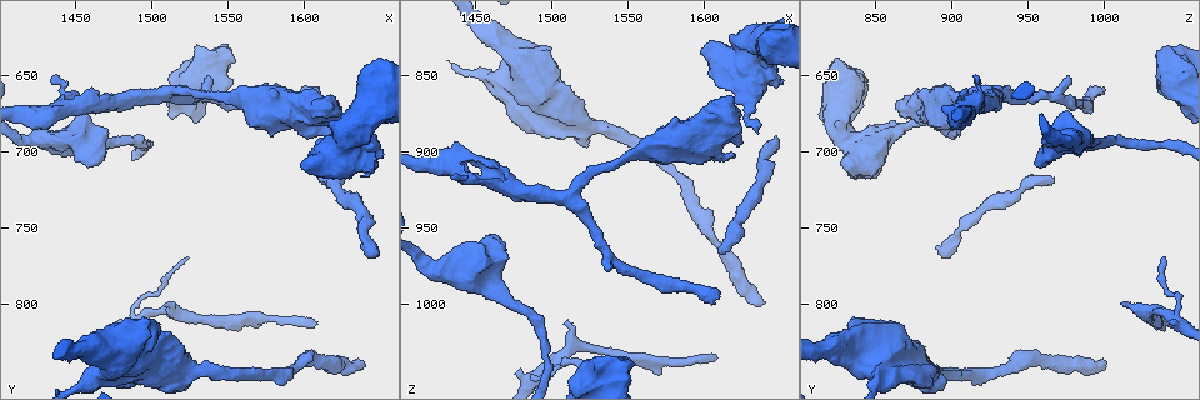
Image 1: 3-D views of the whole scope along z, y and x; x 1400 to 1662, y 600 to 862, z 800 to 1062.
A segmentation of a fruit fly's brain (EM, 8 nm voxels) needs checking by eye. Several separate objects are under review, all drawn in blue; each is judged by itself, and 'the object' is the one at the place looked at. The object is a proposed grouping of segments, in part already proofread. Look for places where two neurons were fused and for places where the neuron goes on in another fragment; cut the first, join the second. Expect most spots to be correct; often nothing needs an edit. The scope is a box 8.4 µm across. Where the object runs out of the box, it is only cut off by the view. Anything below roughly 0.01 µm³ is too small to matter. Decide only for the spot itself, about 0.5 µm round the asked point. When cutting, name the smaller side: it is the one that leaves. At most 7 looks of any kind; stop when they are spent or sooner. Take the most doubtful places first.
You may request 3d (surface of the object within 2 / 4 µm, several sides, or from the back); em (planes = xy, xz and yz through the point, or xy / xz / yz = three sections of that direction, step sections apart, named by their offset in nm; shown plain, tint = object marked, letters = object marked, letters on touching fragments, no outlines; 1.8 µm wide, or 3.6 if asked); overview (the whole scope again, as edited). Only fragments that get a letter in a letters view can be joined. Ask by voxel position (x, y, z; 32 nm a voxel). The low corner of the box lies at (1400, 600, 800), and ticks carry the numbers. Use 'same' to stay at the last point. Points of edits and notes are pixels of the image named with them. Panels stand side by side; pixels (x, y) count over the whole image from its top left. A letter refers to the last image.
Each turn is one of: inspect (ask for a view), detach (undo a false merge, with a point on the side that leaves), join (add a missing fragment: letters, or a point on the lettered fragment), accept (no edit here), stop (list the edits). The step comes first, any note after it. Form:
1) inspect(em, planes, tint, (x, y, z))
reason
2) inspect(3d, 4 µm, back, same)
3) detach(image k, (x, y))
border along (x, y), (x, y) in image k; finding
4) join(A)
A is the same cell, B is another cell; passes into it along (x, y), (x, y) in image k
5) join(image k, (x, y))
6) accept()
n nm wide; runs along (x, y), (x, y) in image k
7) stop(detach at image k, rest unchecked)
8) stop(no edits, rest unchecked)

inspect(em, yz, step 16, letters, (1640, 838, 1000))
end of a long branch

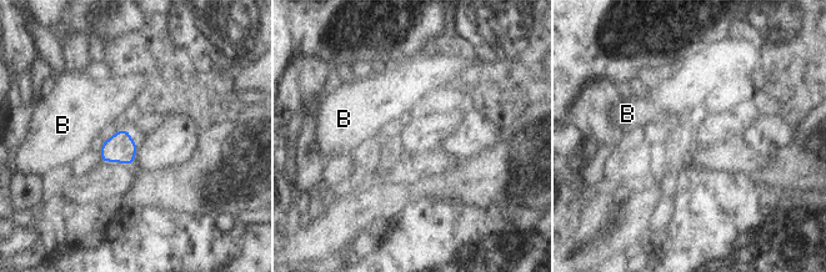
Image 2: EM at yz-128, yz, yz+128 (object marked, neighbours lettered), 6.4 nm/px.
inspect(em, planes, letters, same)
another direction

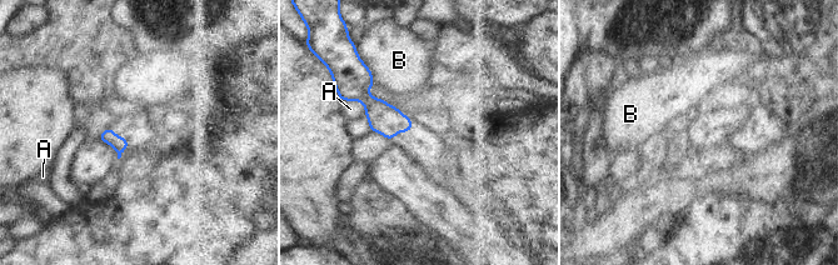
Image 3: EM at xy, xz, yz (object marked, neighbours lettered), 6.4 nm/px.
accept()
A and B are other cells; border along (365, 65), (373, 75) in image 3; none of them fits

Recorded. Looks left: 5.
inspect(em, yz, step 16, letters, (1612, 720, 966))
branch stops here

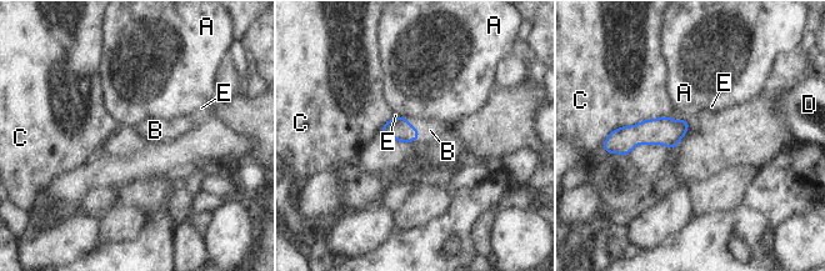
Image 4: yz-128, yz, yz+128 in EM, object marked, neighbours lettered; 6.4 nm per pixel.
inspect(em, planes, letters, same)
cut it another way

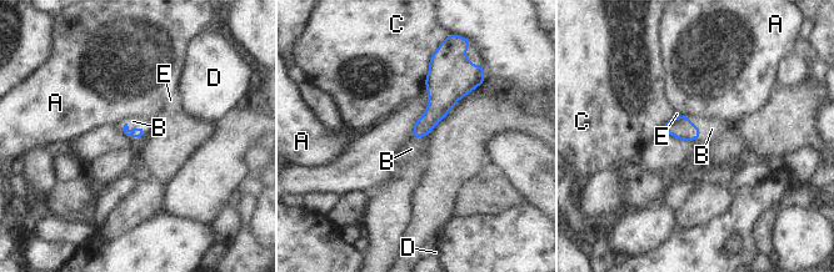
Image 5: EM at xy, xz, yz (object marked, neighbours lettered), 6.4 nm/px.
join(B)
B is the same cell, A, C, D and E are other cells; it goes on there

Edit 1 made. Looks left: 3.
inspect(overview)

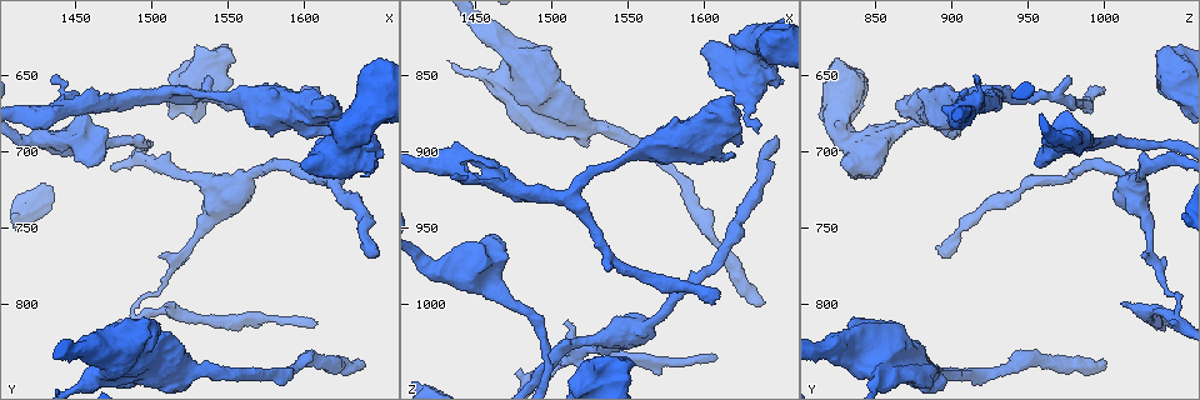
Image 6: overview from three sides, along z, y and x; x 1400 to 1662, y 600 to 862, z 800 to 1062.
inspect(3d, 2 µm, (1466, 694, 994))
arms run side by side

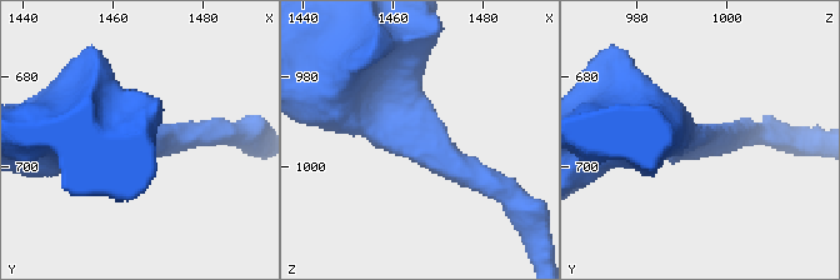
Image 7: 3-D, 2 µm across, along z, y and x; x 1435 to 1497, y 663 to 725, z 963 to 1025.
inspect(em, xz, step 16, letters, (1467, 694, 994))
now the EM

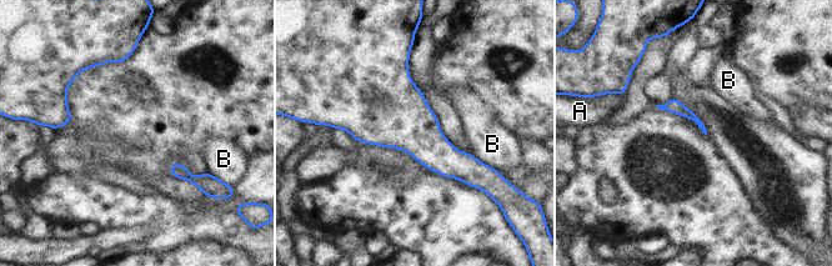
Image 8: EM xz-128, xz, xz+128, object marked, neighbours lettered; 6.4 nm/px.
accept()
A and B are other cells; border along (472, 154), (495, 170) in image 8; all the same neuron

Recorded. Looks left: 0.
stop(join at image 5, rest unchecked)

